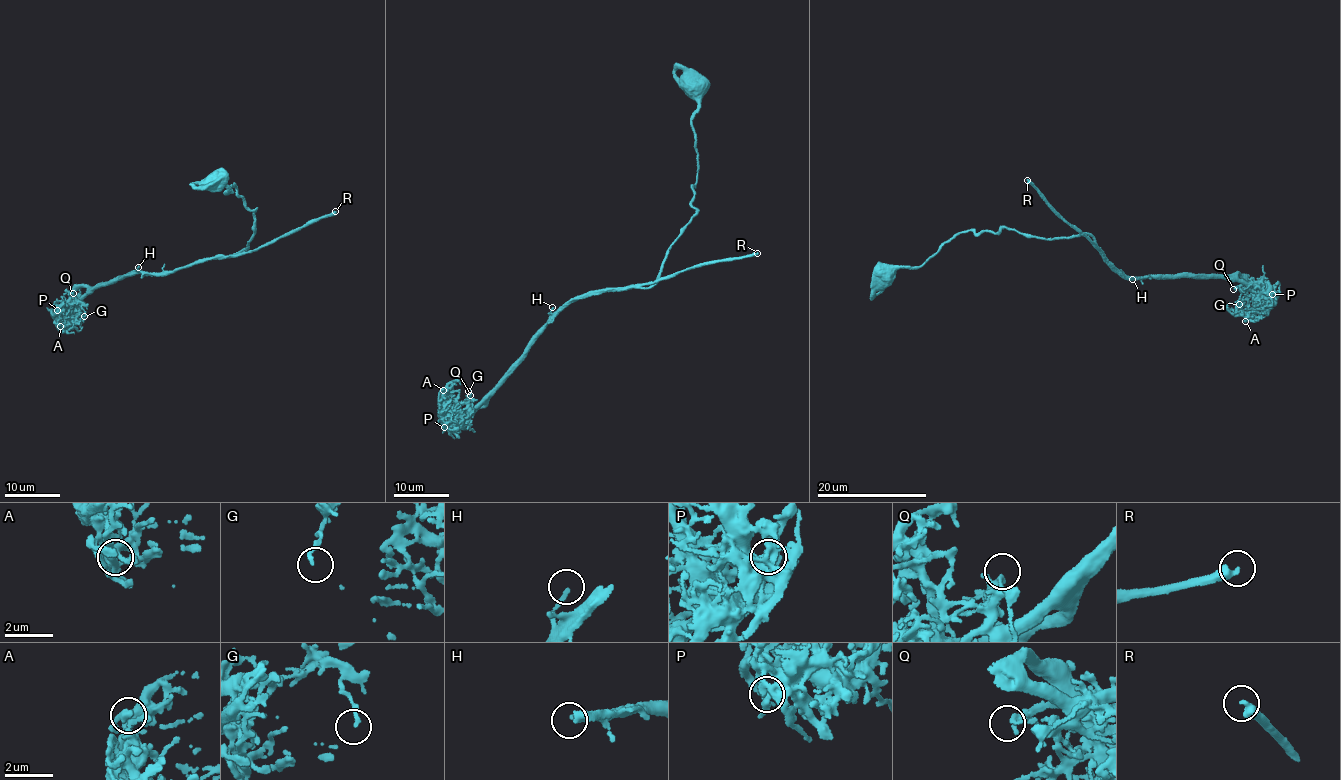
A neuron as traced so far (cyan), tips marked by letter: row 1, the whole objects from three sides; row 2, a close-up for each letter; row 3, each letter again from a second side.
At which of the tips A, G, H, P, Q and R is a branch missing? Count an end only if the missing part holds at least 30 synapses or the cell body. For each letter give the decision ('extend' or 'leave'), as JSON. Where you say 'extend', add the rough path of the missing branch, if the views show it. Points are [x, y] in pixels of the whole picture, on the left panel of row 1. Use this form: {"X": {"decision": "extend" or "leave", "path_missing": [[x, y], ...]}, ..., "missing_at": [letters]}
{"A": {"decision": "leave"}, "G": {"decision": "leave"}, "H": {"decision": "leave"}, "P": {"decision": "leave"}, "Q": {"decision": "leave"}, "R": {"decision": "extend"}, "missing_at": ["R"]}

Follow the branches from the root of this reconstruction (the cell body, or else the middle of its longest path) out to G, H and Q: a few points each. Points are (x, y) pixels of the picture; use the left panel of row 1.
G: (216, 183), (227, 194), (235, 185), (246, 207), (256, 210), (247, 249), (97, 285), (78, 301), (84, 316)
H: (216, 183), (227, 194), (235, 185), (246, 207), (256, 210), (247, 249), (160, 275), (138, 267)
Q: (216, 183), (227, 194), (235, 185), (256, 210), (242, 254), (73, 293)

